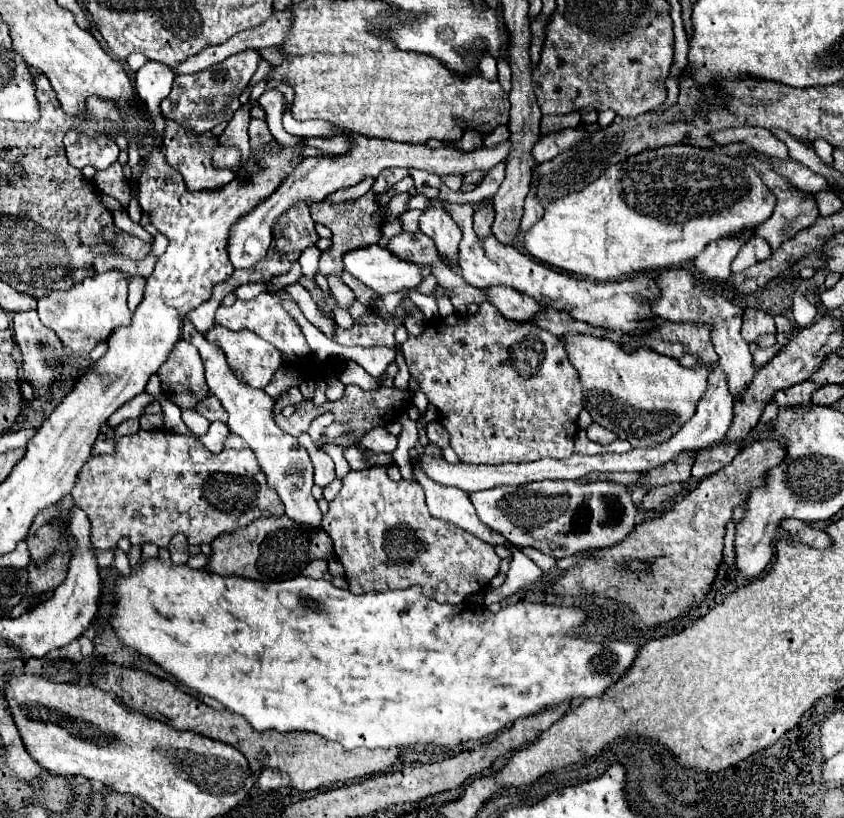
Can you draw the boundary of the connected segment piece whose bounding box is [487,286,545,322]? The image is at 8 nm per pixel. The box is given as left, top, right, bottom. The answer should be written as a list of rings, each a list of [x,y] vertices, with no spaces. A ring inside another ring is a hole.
[[[493,286],[487,290],[489,302],[497,306],[497,310],[509,318],[509,320],[531,320],[531,316],[537,316],[545,306],[539,302],[533,302],[527,294],[521,294],[521,290],[513,290],[507,286]]]

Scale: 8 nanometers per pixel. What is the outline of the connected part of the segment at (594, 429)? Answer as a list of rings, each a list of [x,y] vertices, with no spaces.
[[[595,422],[587,428],[587,438],[591,440],[591,442],[597,442],[597,444],[603,444],[603,446],[607,446],[607,444],[611,444],[613,440],[617,440],[617,434],[613,434],[611,430],[605,430],[603,426],[597,426]]]

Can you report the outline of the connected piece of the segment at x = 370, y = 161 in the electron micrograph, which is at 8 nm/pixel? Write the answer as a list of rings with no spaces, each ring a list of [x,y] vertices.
[[[349,138],[351,148],[347,154],[337,154],[337,156],[313,156],[305,158],[303,164],[295,168],[295,172],[267,198],[263,200],[253,212],[243,216],[229,232],[229,260],[235,268],[251,268],[257,264],[261,258],[265,258],[269,244],[273,240],[273,226],[285,210],[291,210],[299,202],[321,202],[327,194],[343,188],[343,186],[355,186],[359,184],[365,176],[377,178],[383,168],[391,166],[403,166],[403,168],[417,168],[425,170],[437,176],[465,176],[475,170],[491,170],[495,164],[503,162],[509,156],[509,150],[513,148],[511,140],[499,142],[495,146],[483,146],[473,152],[461,152],[455,150],[453,146],[441,146],[441,148],[429,148],[425,144],[413,146],[413,144],[401,144],[393,140],[377,140],[377,138]]]

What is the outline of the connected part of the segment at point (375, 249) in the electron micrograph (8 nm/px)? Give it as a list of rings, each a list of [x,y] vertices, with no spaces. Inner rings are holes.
[[[379,244],[349,250],[343,256],[343,264],[351,276],[373,288],[379,296],[403,288],[415,288],[421,282],[421,266],[399,260]]]

